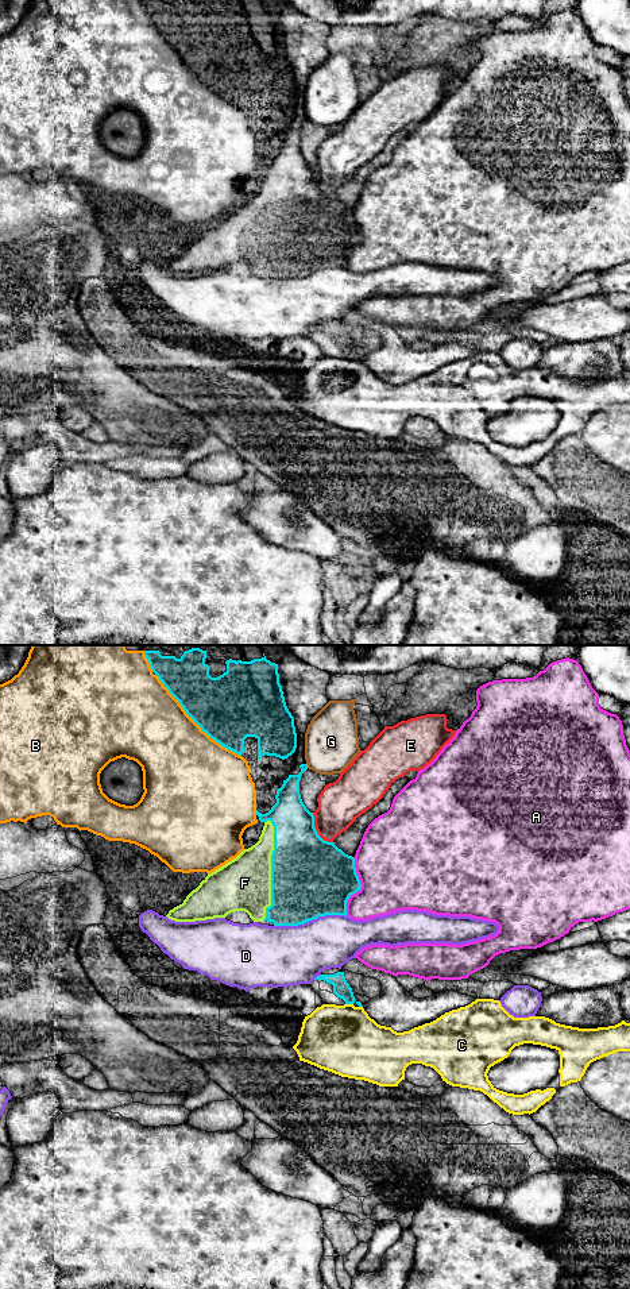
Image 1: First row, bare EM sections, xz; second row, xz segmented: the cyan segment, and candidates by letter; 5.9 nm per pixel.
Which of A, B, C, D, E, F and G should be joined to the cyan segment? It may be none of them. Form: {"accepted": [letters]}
{"accepted": ["F"]}

